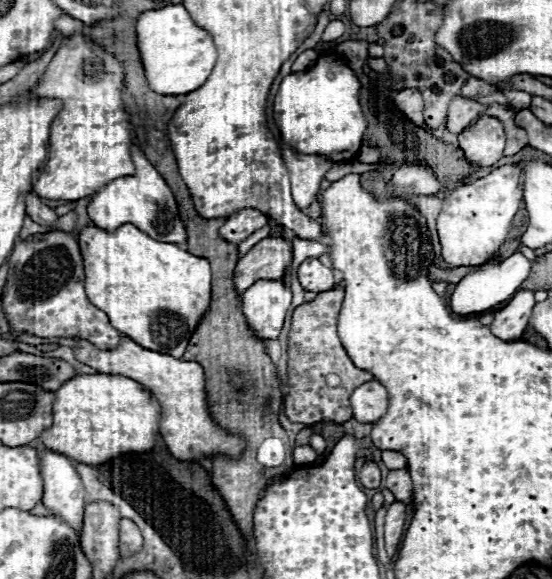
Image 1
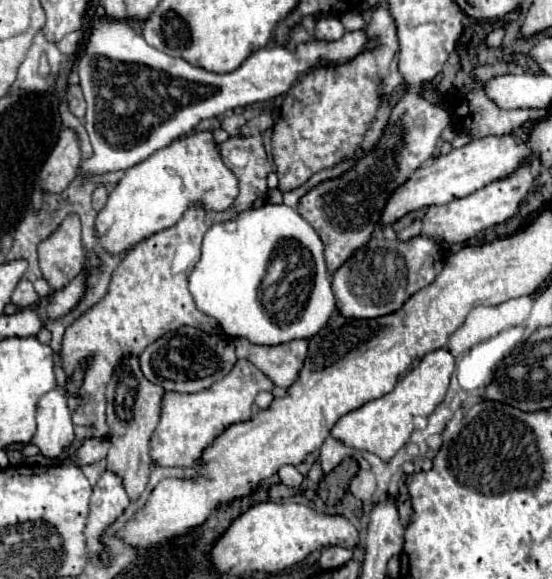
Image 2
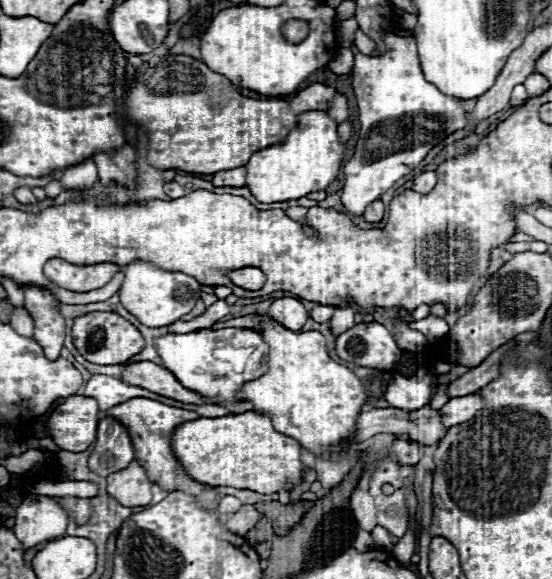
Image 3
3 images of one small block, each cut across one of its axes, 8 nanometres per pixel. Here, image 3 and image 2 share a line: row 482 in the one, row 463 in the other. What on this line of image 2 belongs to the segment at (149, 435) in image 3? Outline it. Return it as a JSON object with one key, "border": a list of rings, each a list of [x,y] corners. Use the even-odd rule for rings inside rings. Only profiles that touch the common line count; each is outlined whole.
{"border":[[[238,360],[230,374],[214,386],[196,392],[196,394],[178,394],[168,392],[162,400],[160,424],[152,434],[152,462],[156,466],[198,466],[202,452],[220,436],[228,426],[244,422],[252,416],[252,404],[258,392],[272,390],[274,384],[266,378],[252,362]]]}

